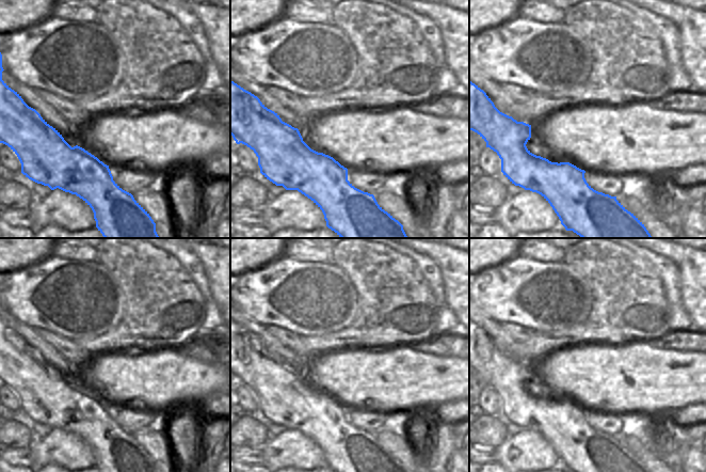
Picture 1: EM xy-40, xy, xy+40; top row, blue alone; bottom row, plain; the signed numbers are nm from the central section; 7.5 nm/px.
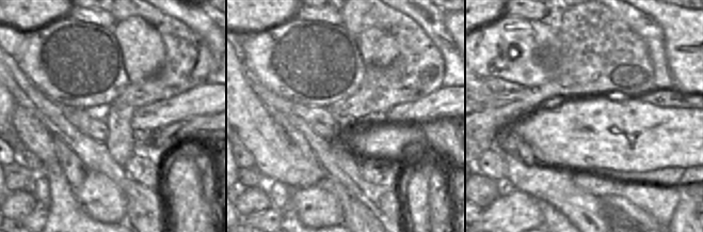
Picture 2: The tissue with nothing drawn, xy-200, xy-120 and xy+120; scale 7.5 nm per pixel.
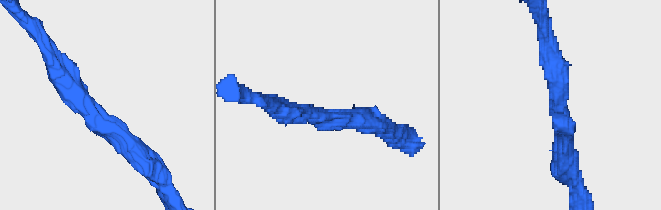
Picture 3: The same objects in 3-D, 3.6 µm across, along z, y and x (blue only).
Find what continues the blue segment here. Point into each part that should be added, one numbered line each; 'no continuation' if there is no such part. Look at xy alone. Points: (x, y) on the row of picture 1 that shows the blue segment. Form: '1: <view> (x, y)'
no continuation

